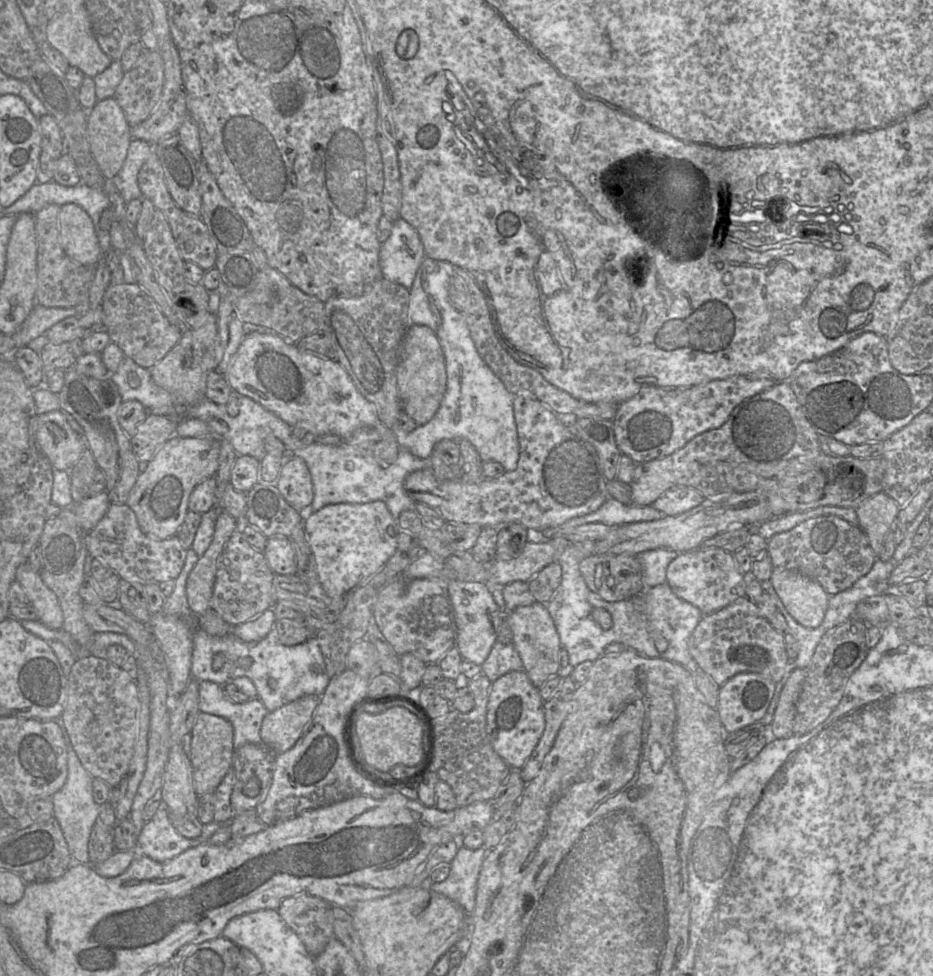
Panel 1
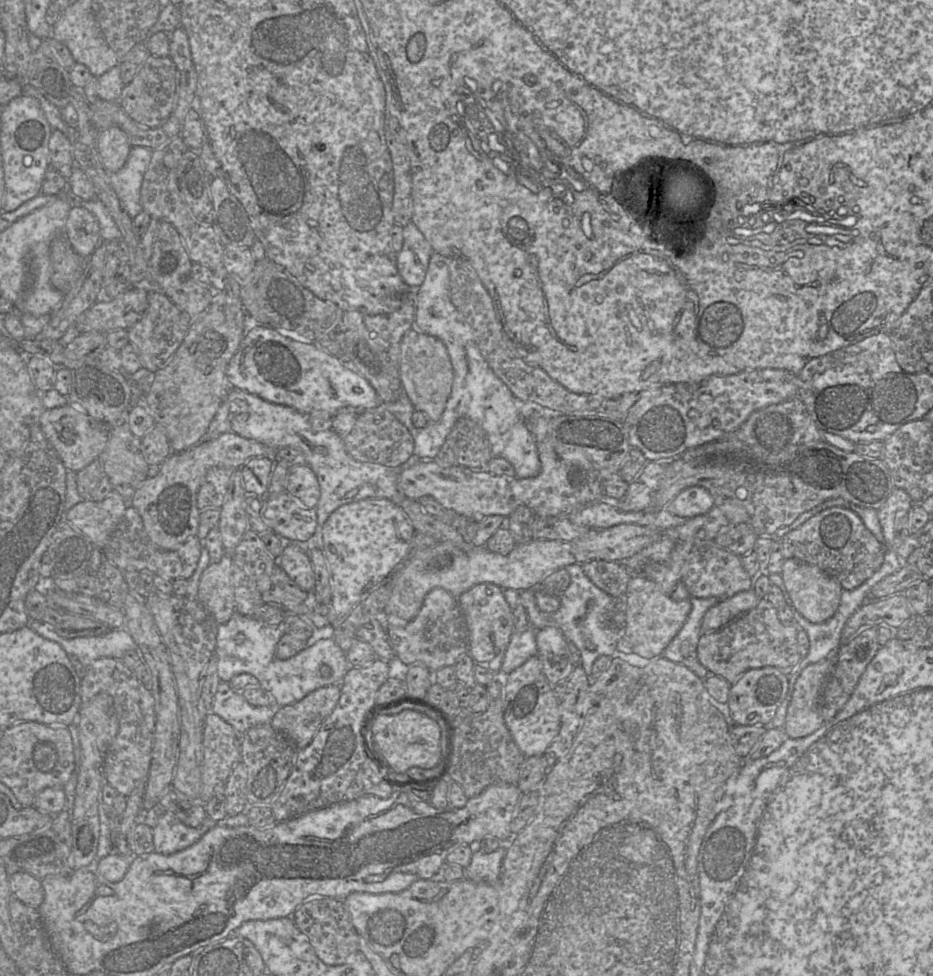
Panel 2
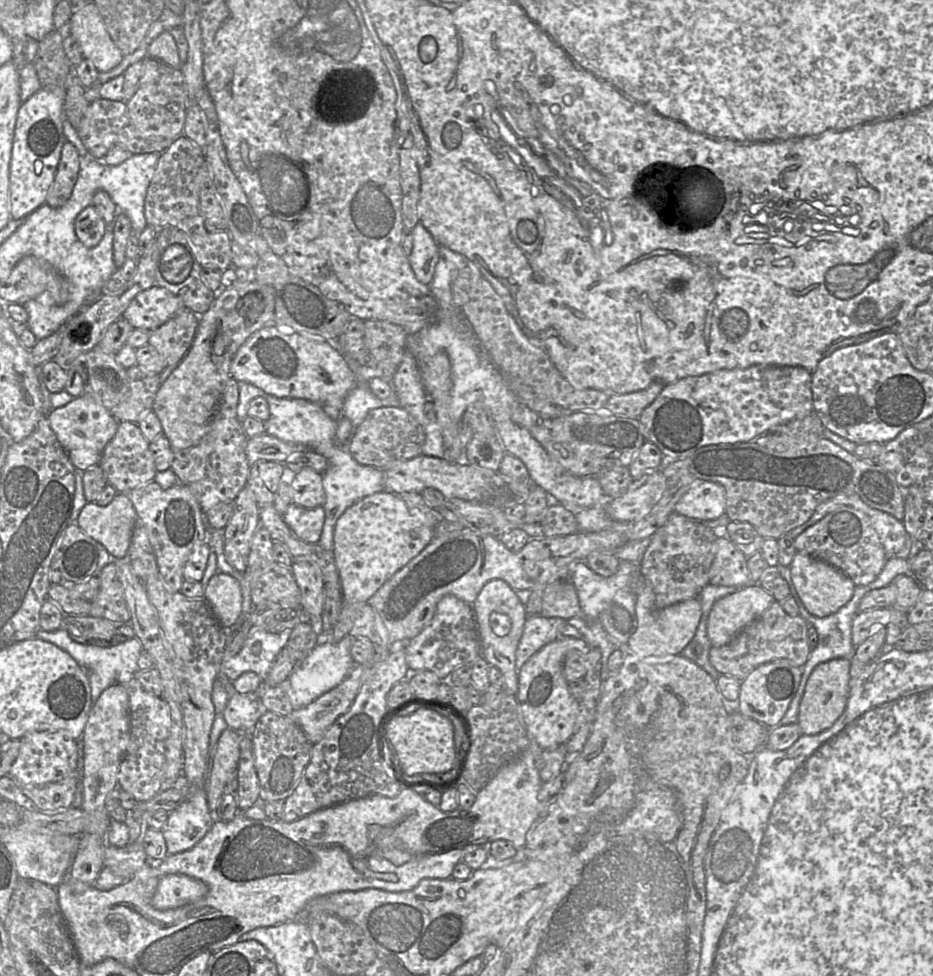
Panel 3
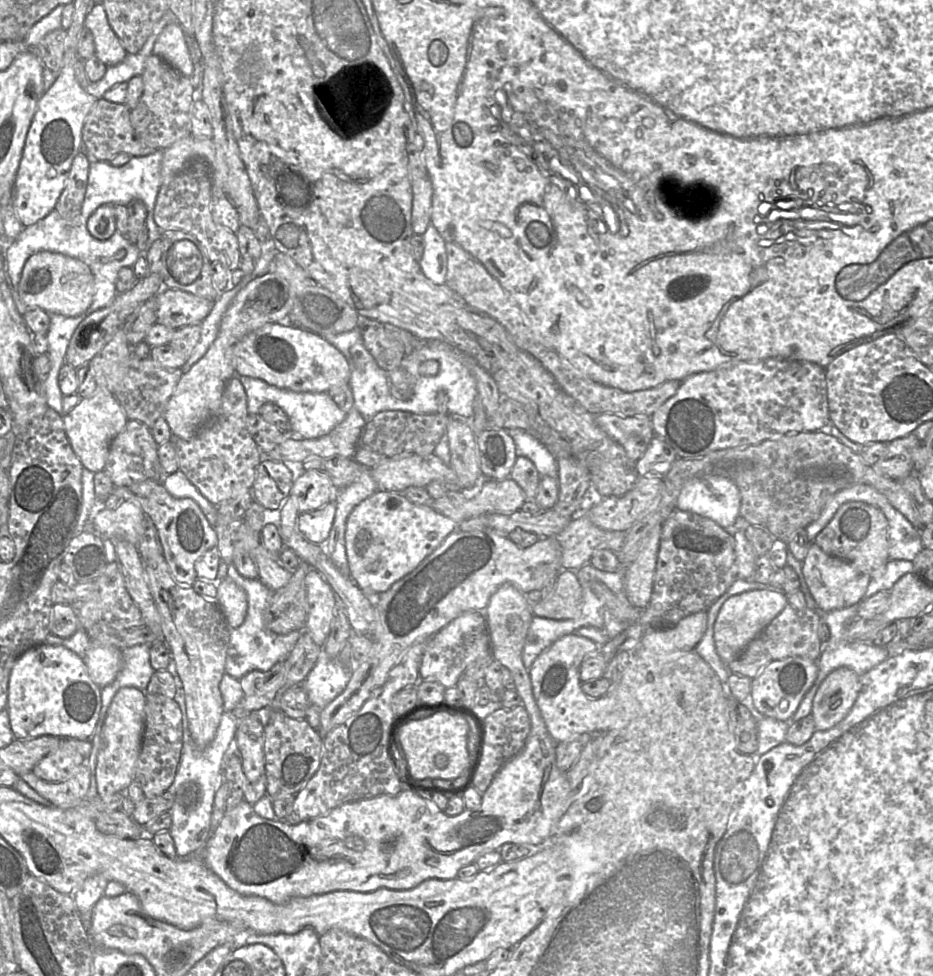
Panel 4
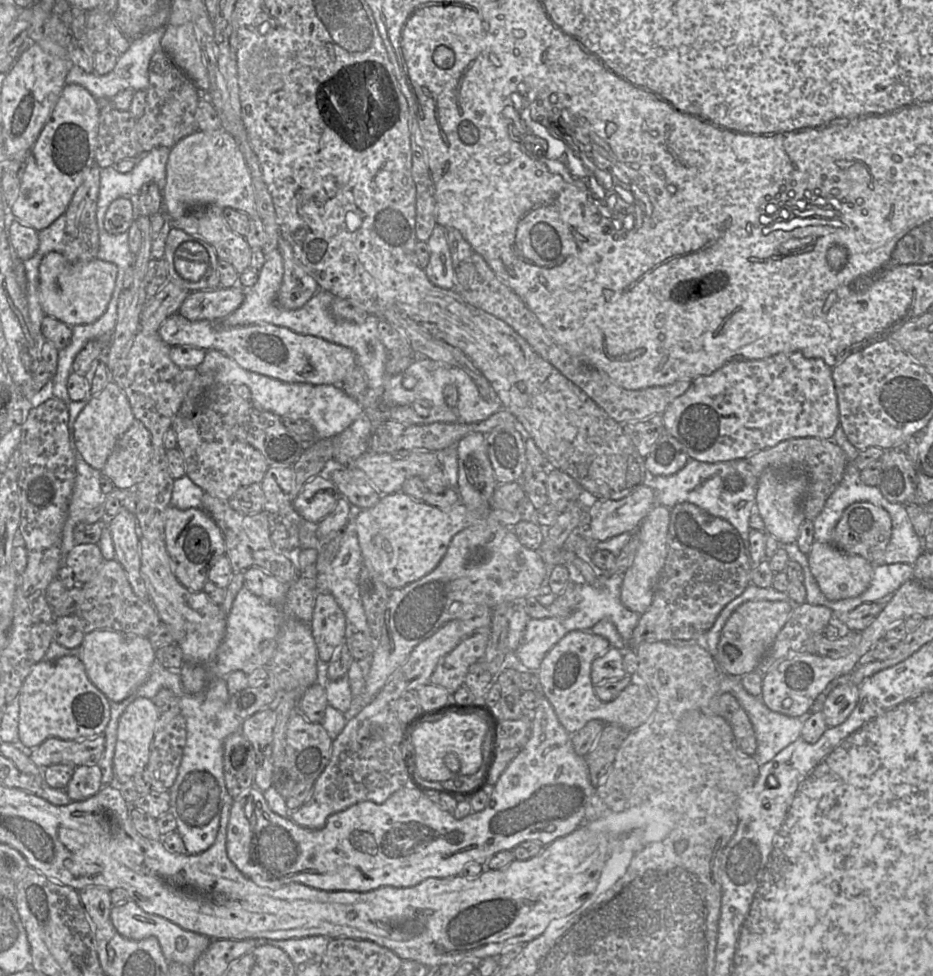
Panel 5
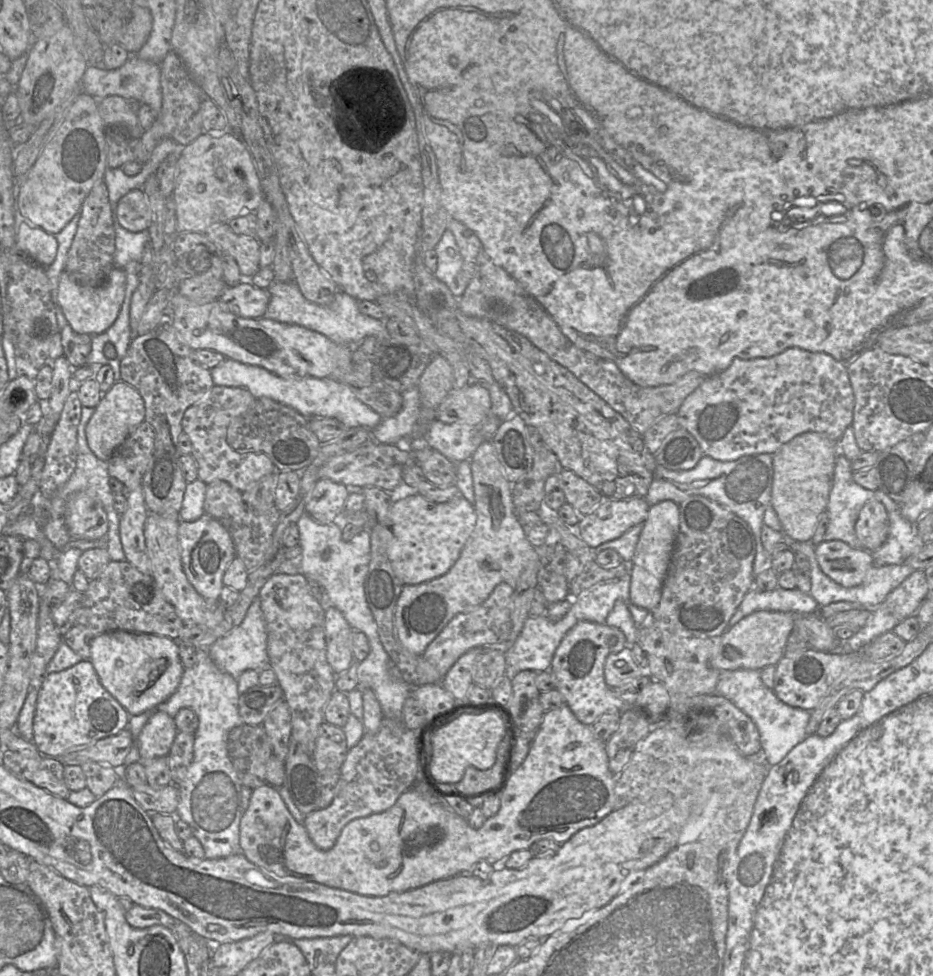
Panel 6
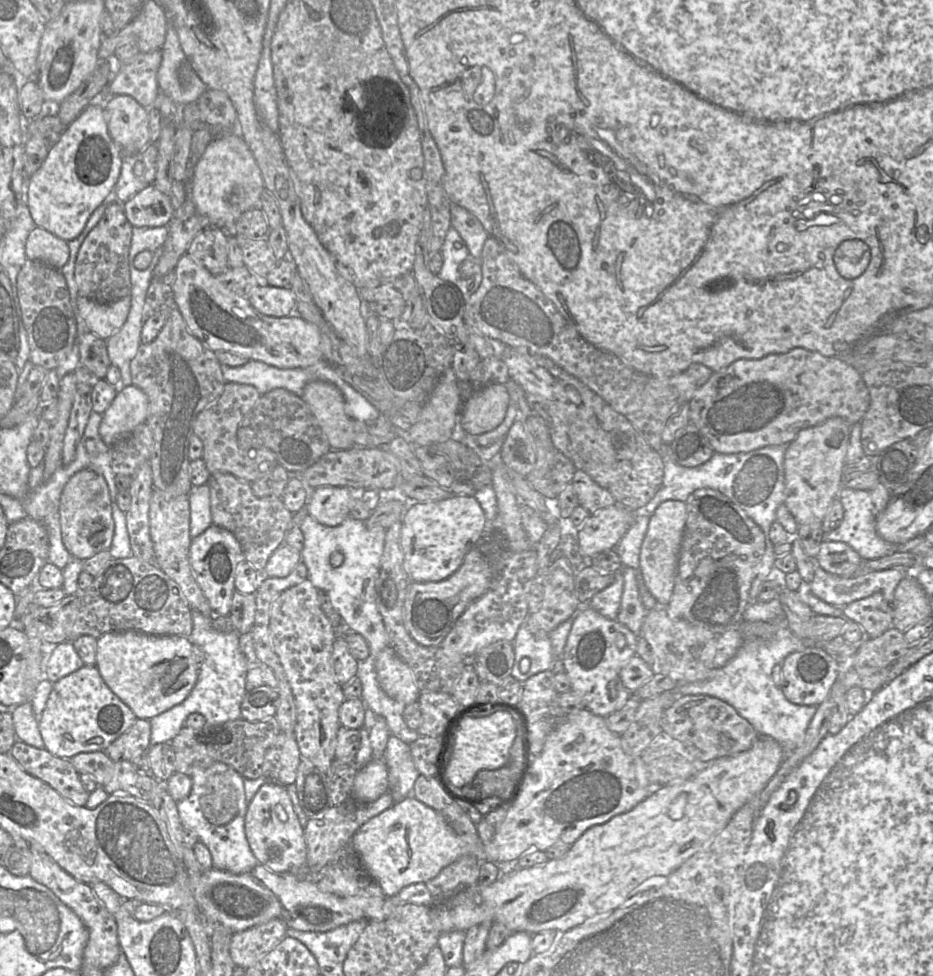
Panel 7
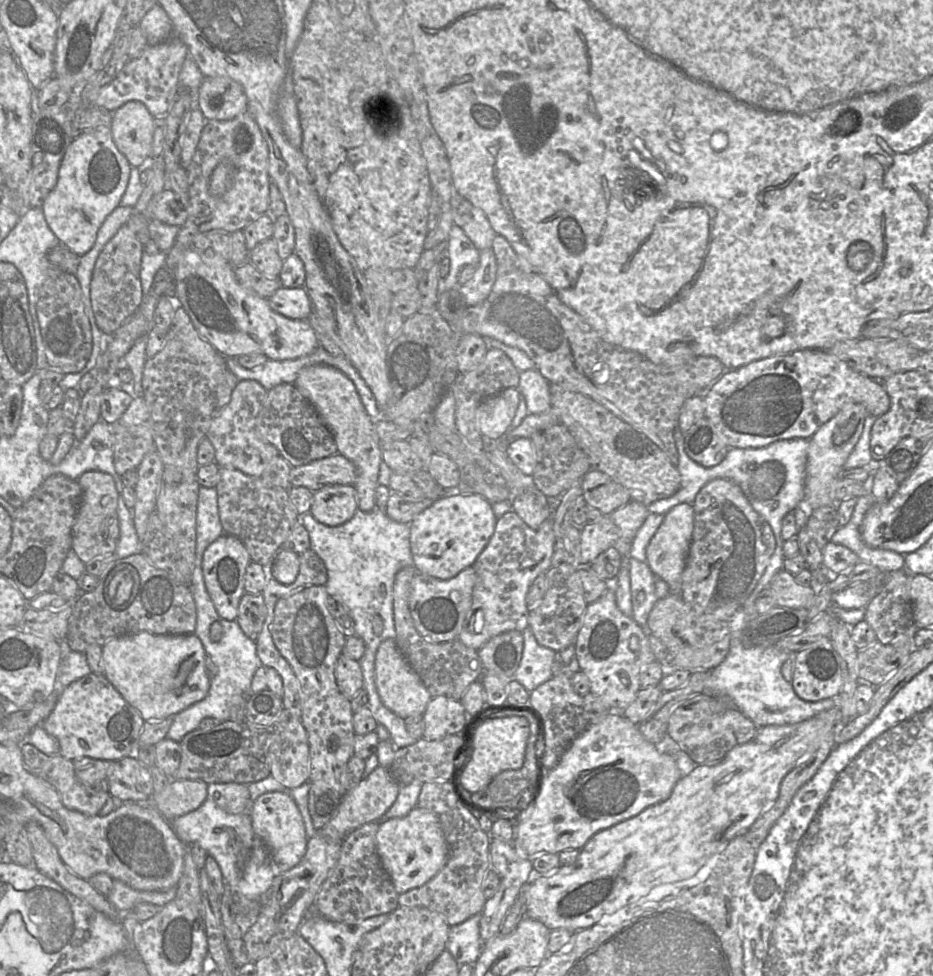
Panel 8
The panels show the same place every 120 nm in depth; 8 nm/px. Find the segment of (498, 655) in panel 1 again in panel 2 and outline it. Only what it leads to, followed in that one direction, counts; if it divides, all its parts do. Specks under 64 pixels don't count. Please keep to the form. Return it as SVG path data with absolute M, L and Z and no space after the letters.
M530 626L522 632L513 632L505 651L499 674L506 676L524 664L530 657L537 655L536 631Z

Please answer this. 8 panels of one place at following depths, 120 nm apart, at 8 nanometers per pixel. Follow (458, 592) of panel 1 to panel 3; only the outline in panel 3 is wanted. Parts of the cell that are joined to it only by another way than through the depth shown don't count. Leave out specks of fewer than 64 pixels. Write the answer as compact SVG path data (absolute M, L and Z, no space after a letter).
M494 579L487 582L471 605L481 643L481 656L490 666L500 670L505 680L505 690L515 696L518 691L518 670L515 667L516 651L526 619L525 605L505 581Z

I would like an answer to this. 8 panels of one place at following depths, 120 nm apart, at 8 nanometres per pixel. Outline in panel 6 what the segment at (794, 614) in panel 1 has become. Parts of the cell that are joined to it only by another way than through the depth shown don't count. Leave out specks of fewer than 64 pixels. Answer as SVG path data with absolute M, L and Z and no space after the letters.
M839 540L823 541L815 548L819 567L830 579L843 587L860 585L867 577L869 570L875 565L872 553L864 549L853 549Z

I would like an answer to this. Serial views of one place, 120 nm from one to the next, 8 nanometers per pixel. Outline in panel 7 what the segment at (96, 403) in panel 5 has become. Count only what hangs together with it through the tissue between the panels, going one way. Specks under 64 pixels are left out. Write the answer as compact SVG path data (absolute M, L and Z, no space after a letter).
M133 384L125 386L102 414L99 426L101 439L112 446L137 426L146 423L147 416L148 396Z

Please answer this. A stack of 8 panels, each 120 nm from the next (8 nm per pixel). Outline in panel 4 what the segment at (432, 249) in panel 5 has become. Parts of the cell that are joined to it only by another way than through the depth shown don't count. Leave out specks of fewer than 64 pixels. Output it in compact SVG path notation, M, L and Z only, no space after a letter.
M431 223L423 234L424 251L418 262L422 273L437 285L446 284L447 254L445 240Z

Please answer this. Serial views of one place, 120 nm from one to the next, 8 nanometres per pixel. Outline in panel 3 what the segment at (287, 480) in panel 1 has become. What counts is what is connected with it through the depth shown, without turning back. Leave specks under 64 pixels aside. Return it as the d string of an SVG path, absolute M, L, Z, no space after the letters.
M304 468L292 475L292 500L304 508L316 508L325 502L322 474Z

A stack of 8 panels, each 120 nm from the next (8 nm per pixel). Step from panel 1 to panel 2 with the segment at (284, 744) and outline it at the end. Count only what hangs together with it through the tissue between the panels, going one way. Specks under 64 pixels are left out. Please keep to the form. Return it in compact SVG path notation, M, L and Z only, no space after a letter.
M339 684L316 689L294 704L276 708L270 725L302 749L312 741L323 721L333 712L340 693Z

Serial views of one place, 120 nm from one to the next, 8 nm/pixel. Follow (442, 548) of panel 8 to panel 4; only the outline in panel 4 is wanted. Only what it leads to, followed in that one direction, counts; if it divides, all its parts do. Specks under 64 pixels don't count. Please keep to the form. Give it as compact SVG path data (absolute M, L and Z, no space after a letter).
M378 489L360 502L347 519L345 548L350 578L365 594L374 599L414 571L448 535L456 530L458 530L456 521L437 512L431 505L415 504L402 493Z

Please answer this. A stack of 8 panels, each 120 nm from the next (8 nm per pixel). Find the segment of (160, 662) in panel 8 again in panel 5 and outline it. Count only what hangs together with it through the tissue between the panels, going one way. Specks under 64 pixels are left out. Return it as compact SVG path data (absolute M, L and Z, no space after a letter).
M94 630L85 634L81 644L81 661L90 681L110 700L121 702L141 686L149 677L151 665L156 660L155 651L148 637L128 635L112 630Z

